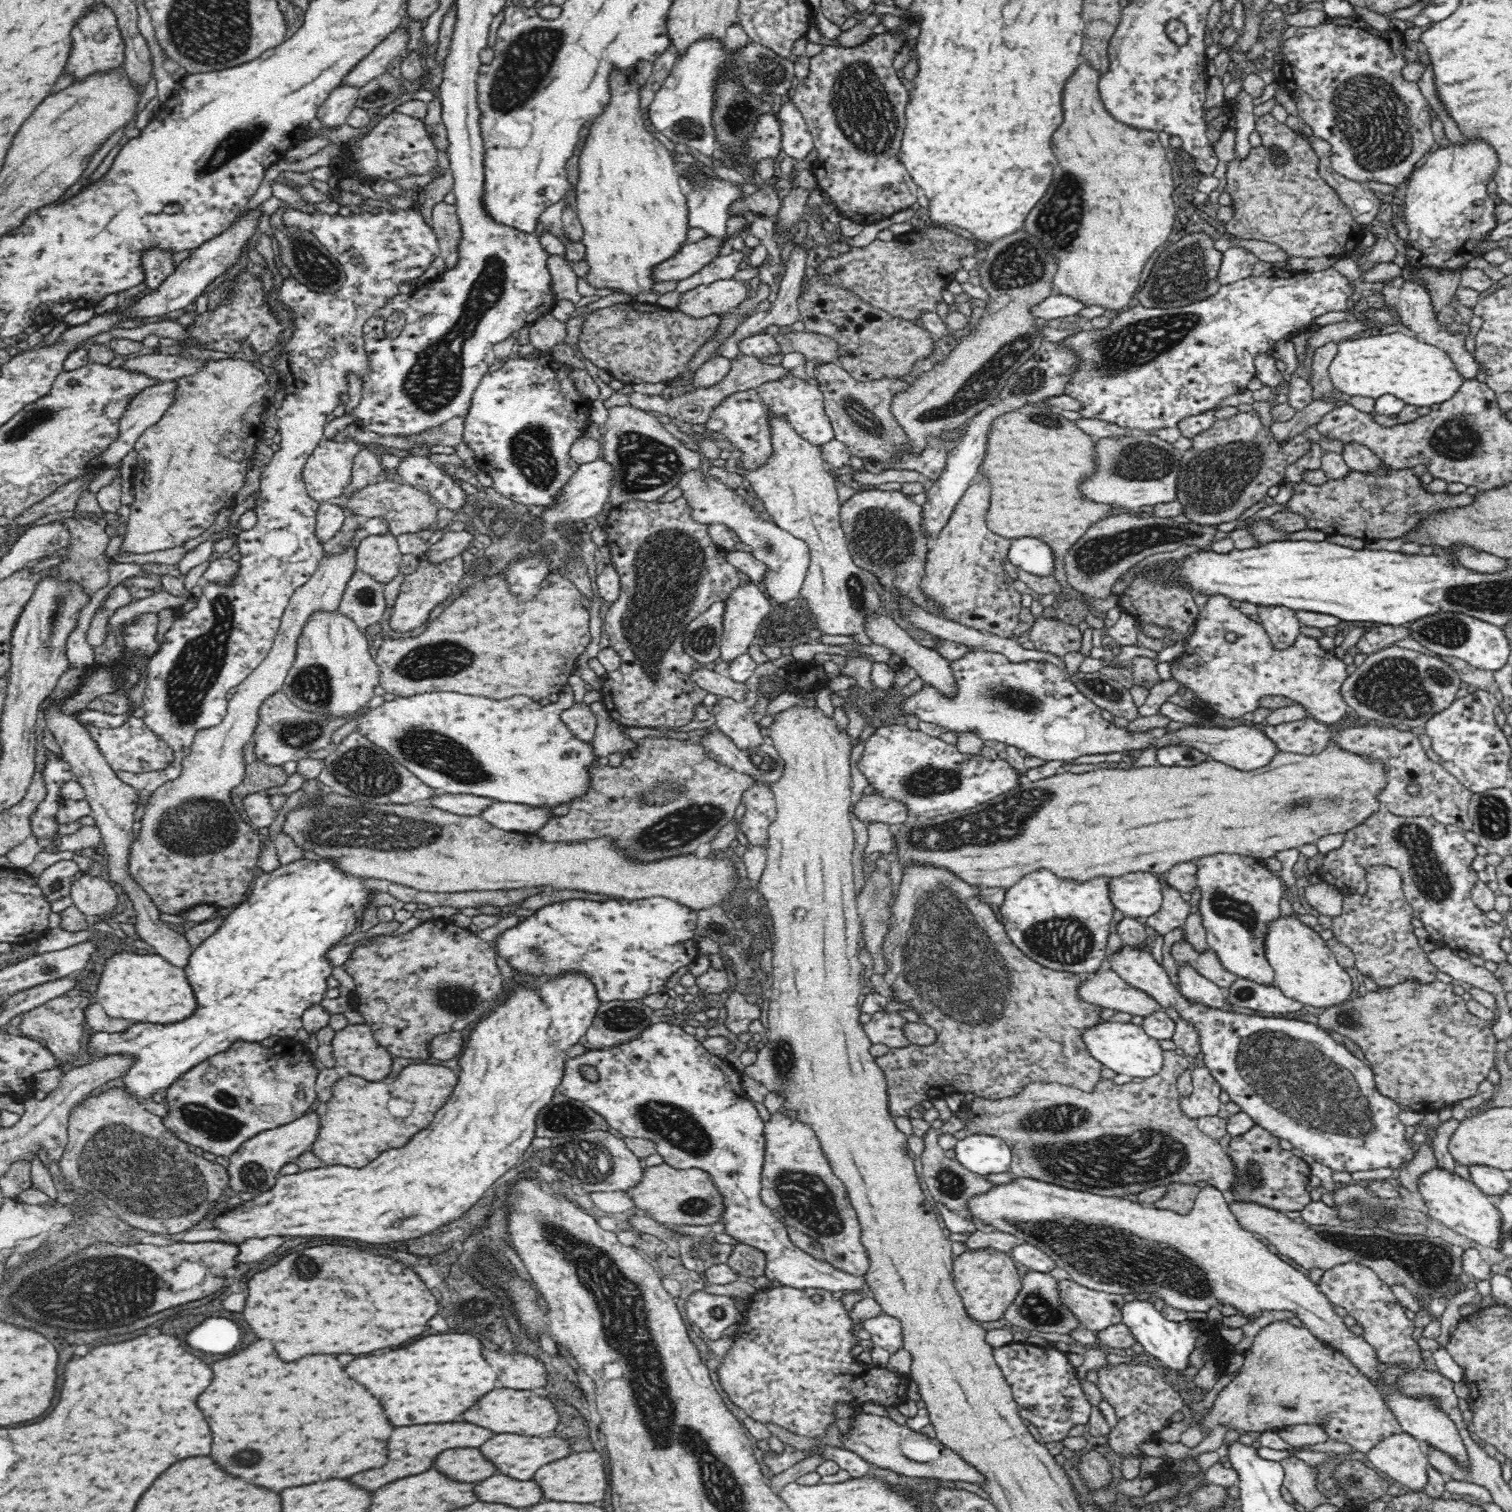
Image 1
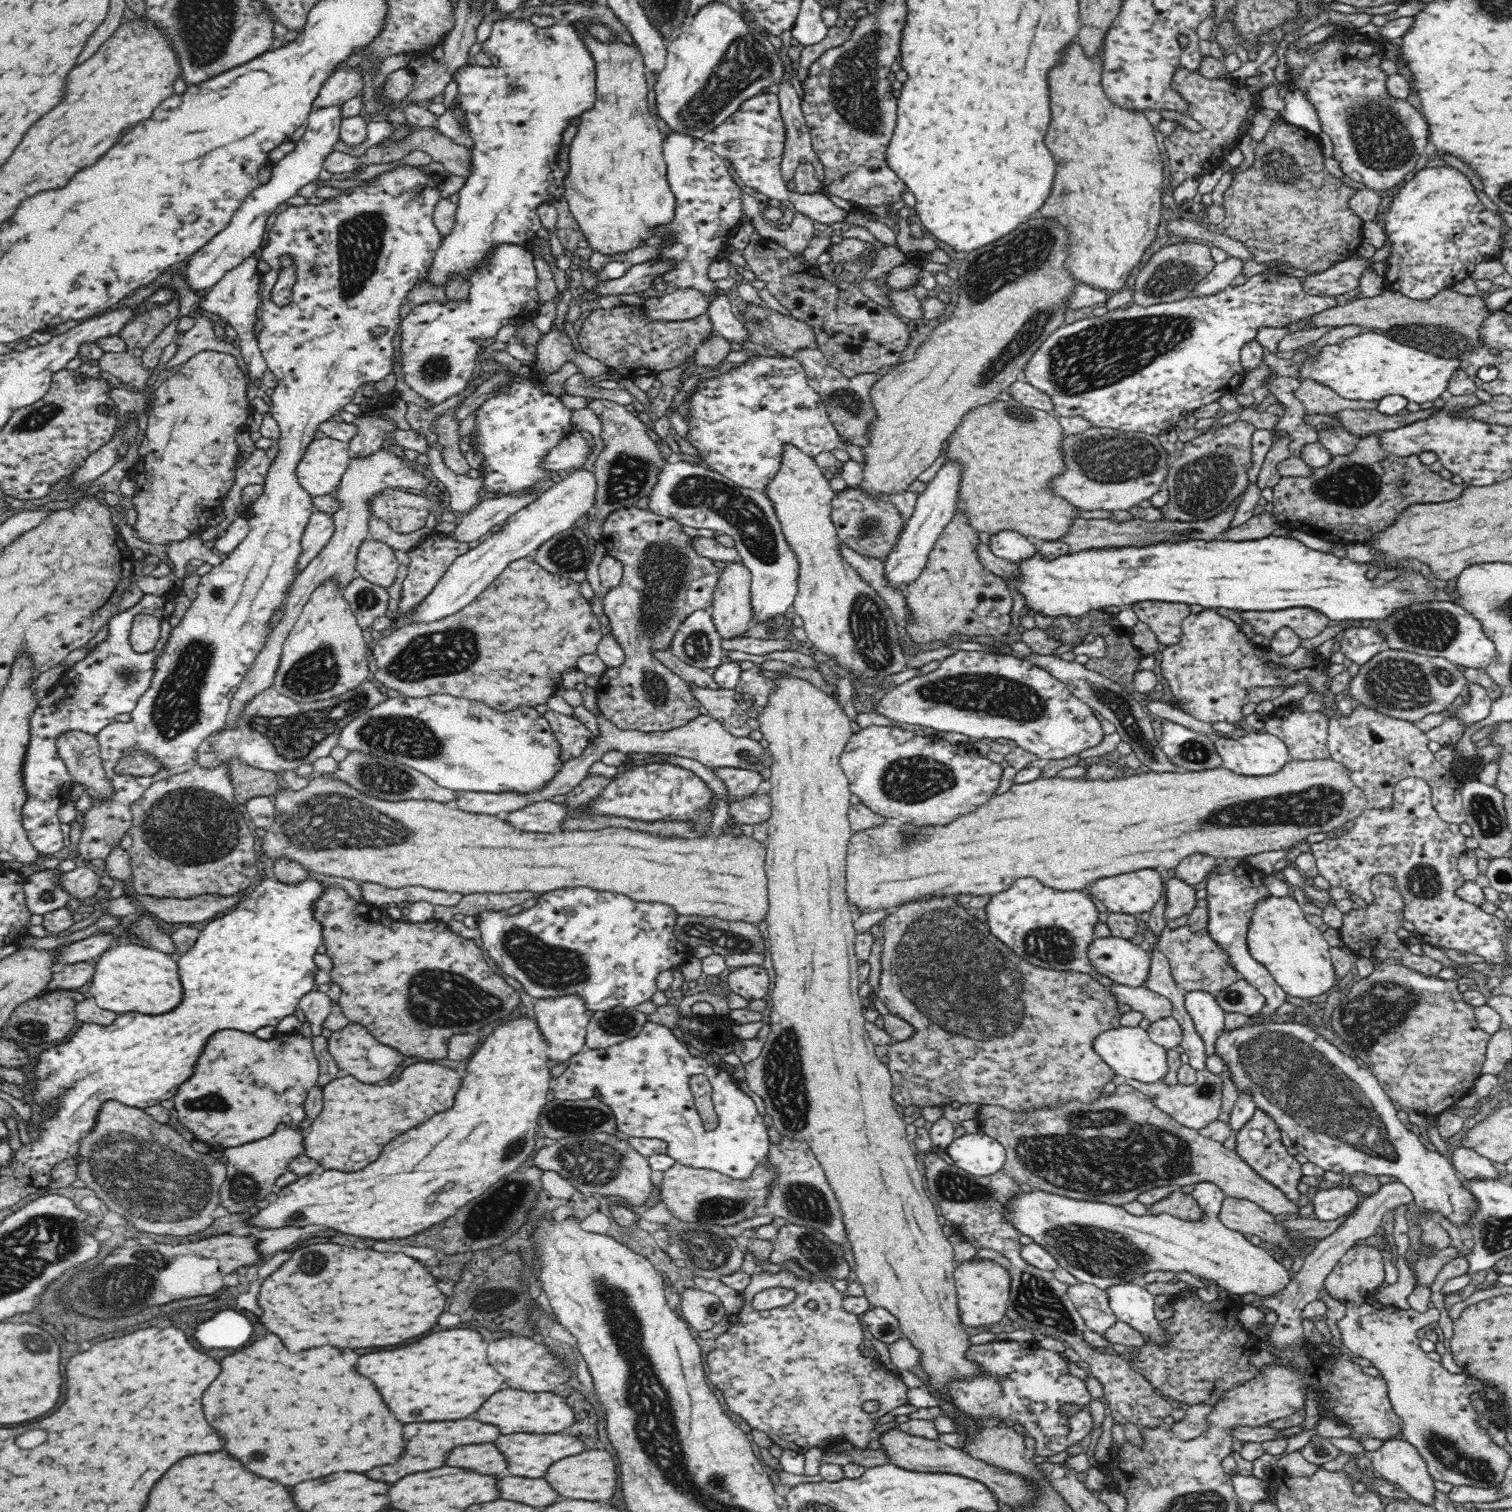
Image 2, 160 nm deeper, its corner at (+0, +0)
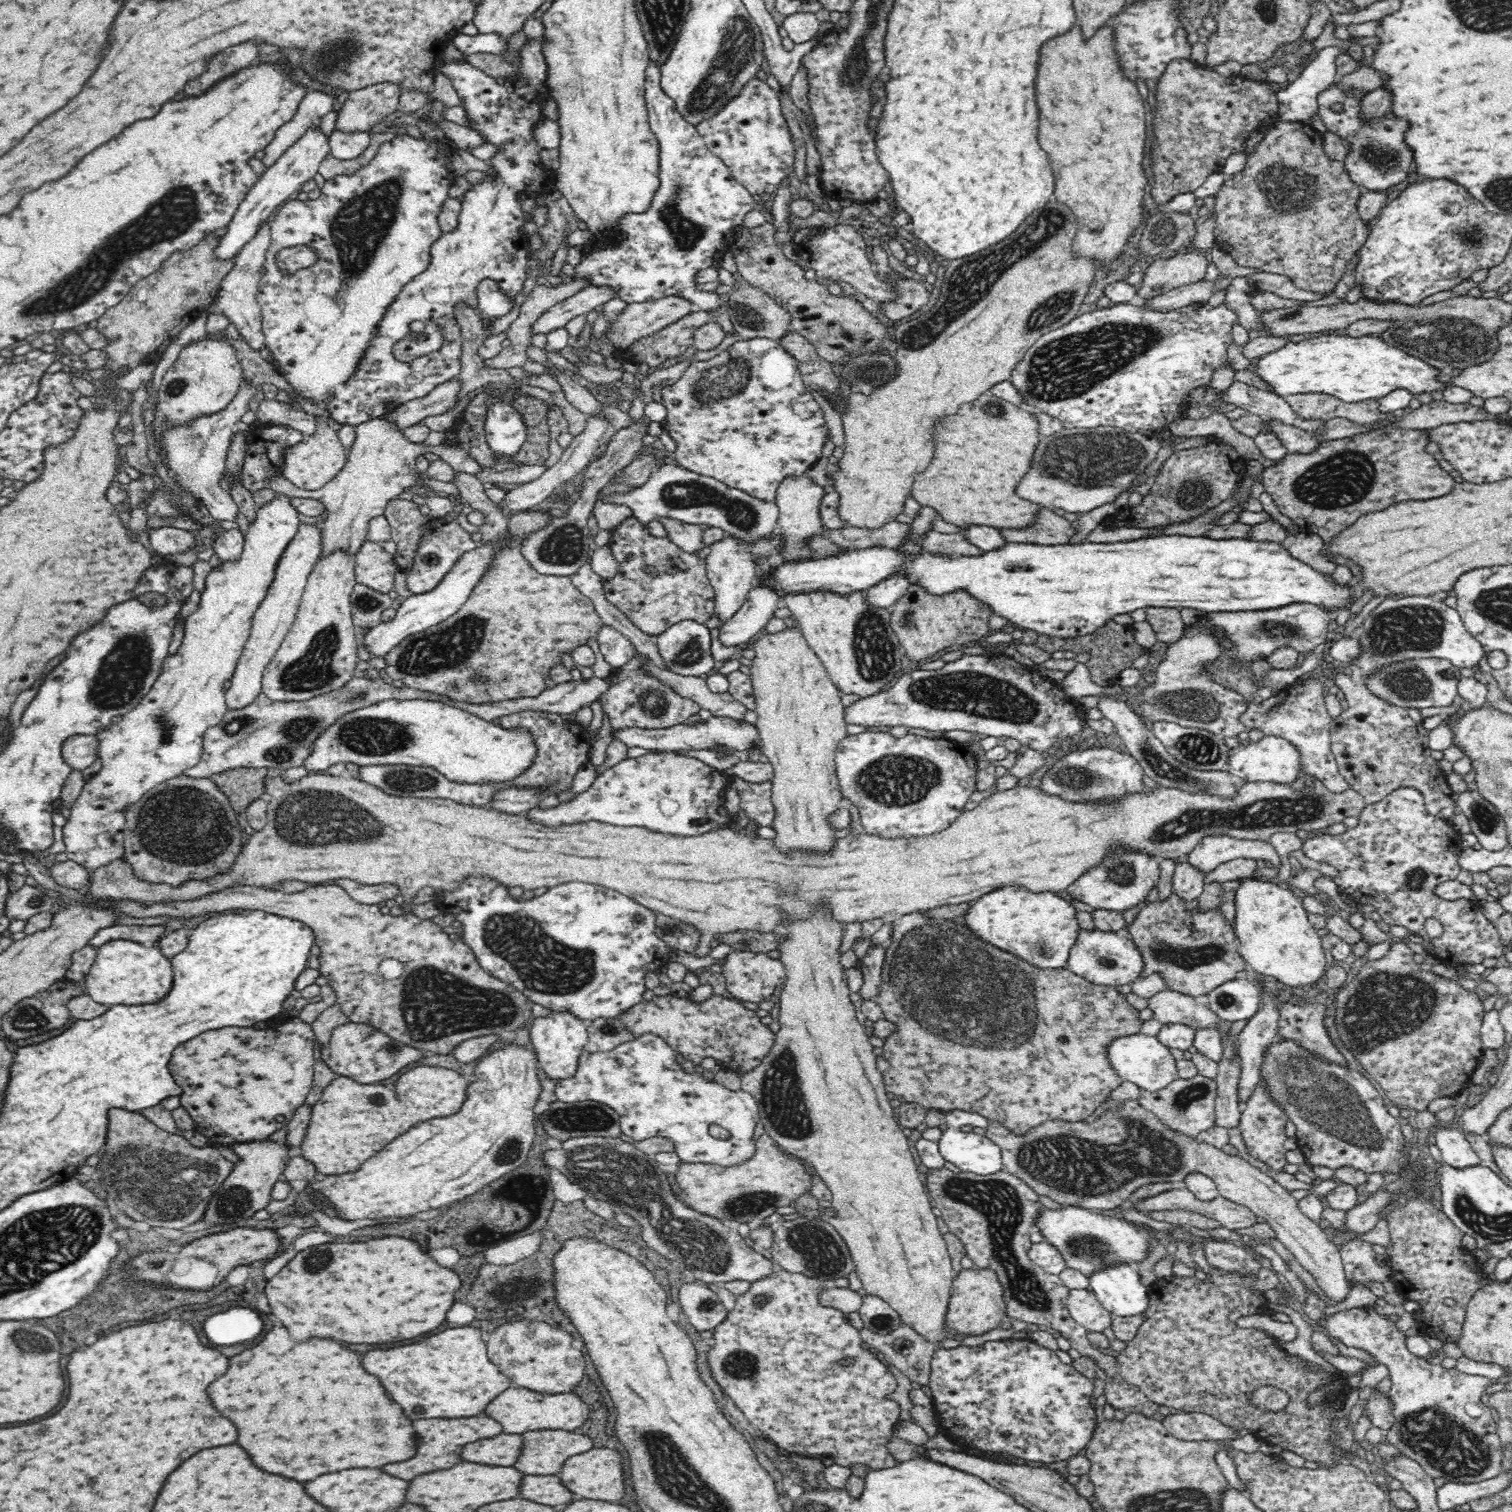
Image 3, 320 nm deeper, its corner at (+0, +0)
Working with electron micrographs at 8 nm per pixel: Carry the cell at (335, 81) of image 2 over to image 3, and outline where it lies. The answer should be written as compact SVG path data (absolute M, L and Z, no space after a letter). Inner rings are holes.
M308 91L300 100L296 114L282 124L275 132L274 140L262 150L264 156L260 159L267 169L272 166L310 127L314 127L319 118L332 110L334 98L320 91Z

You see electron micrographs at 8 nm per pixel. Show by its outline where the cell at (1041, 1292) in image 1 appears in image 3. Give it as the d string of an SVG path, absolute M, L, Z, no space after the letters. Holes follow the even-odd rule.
M944 1167L929 1170L926 1181L930 1200L934 1201L934 1207L940 1209L941 1217L950 1229L949 1232L962 1241L965 1256L974 1262L973 1268L990 1270L998 1277L1006 1303L1006 1318L1009 1320L1018 1318L1028 1325L1037 1324L1053 1333L1060 1333L1060 1337L1068 1339L1071 1347L1078 1350L1081 1356L1088 1355L1098 1360L1097 1368L1102 1377L1105 1378L1103 1394L1107 1402L1115 1408L1122 1408L1126 1413L1136 1412L1151 1417L1157 1411L1158 1405L1151 1401L1137 1386L1123 1382L1117 1376L1116 1365L1114 1365L1115 1357L1104 1355L1098 1351L1098 1348L1089 1342L1087 1331L1072 1318L1067 1307L1069 1288L1064 1286L1058 1275L1047 1274L1042 1268L1034 1265L1028 1257L1029 1248L1033 1244L1030 1240L1032 1227L1036 1226L1036 1220L1042 1216L1042 1211L1044 1211L1044 1206L1039 1200L1040 1195L1030 1188L1030 1185L1026 1184L1025 1181L1004 1170L982 1176L962 1171L956 1173Z

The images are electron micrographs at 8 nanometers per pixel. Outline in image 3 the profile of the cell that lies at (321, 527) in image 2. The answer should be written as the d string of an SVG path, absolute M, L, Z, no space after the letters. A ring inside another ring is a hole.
M300 523L294 538L290 540L280 555L280 560L274 568L274 580L270 582L264 600L258 604L258 608L252 616L250 636L242 648L238 662L236 662L234 674L230 678L230 687L224 692L224 701L226 701L228 712L246 708L261 693L265 666L272 660L291 629L308 575L312 572L315 562L322 555L323 542L320 529L320 526Z

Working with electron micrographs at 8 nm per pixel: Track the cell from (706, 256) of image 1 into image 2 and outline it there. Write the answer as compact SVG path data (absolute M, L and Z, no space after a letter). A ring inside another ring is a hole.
M665 262L636 264L622 278L597 282L597 285L593 289L585 290L579 297L584 302L596 301L601 297L619 298L621 295L634 295L650 288L652 281L670 270L671 266L665 264Z

